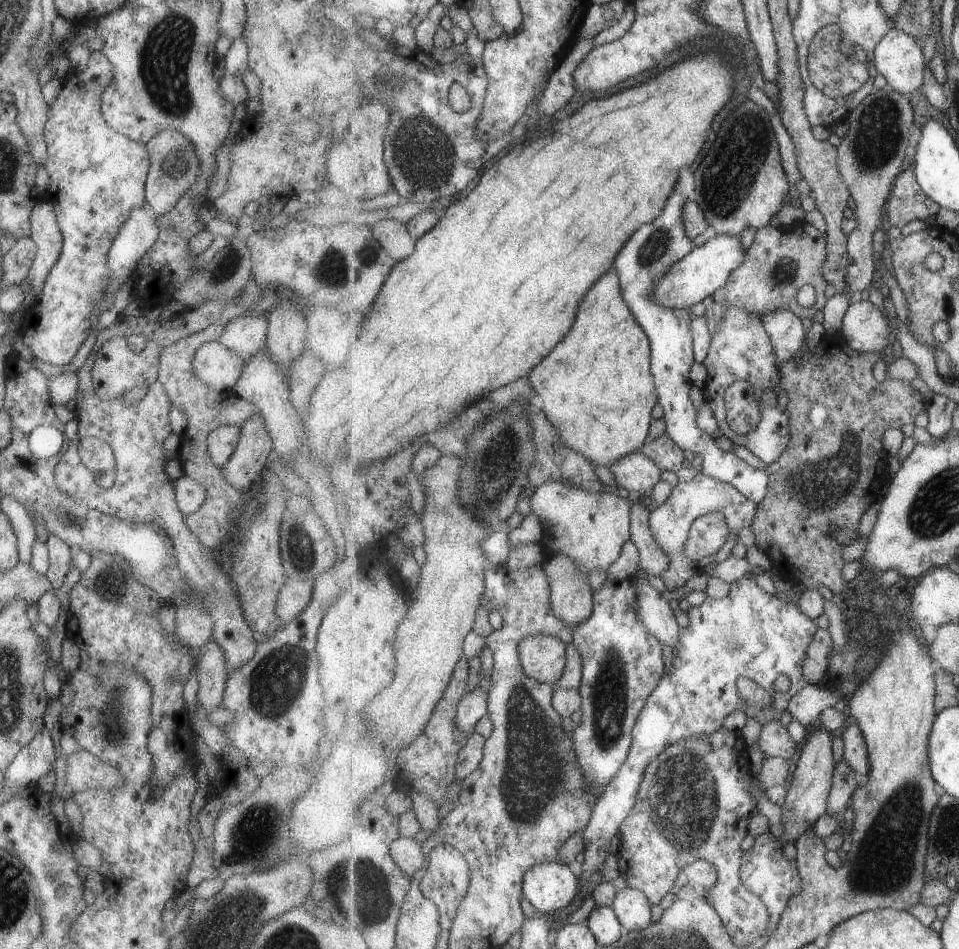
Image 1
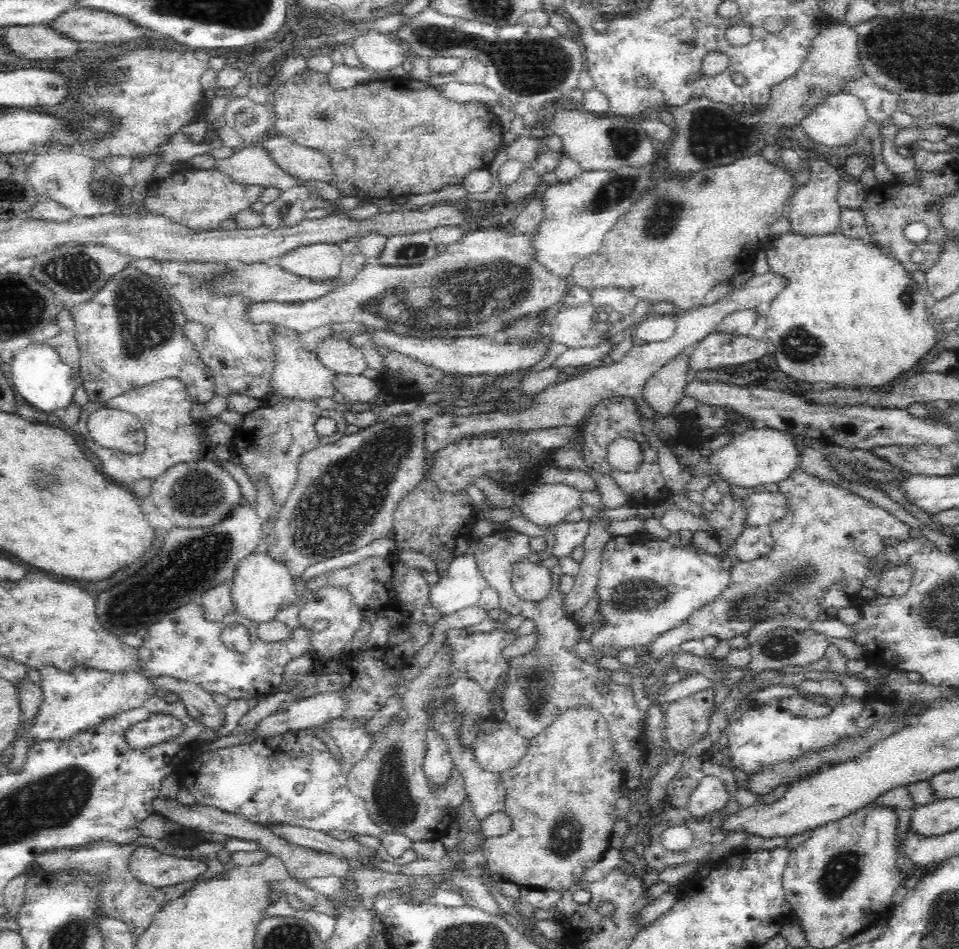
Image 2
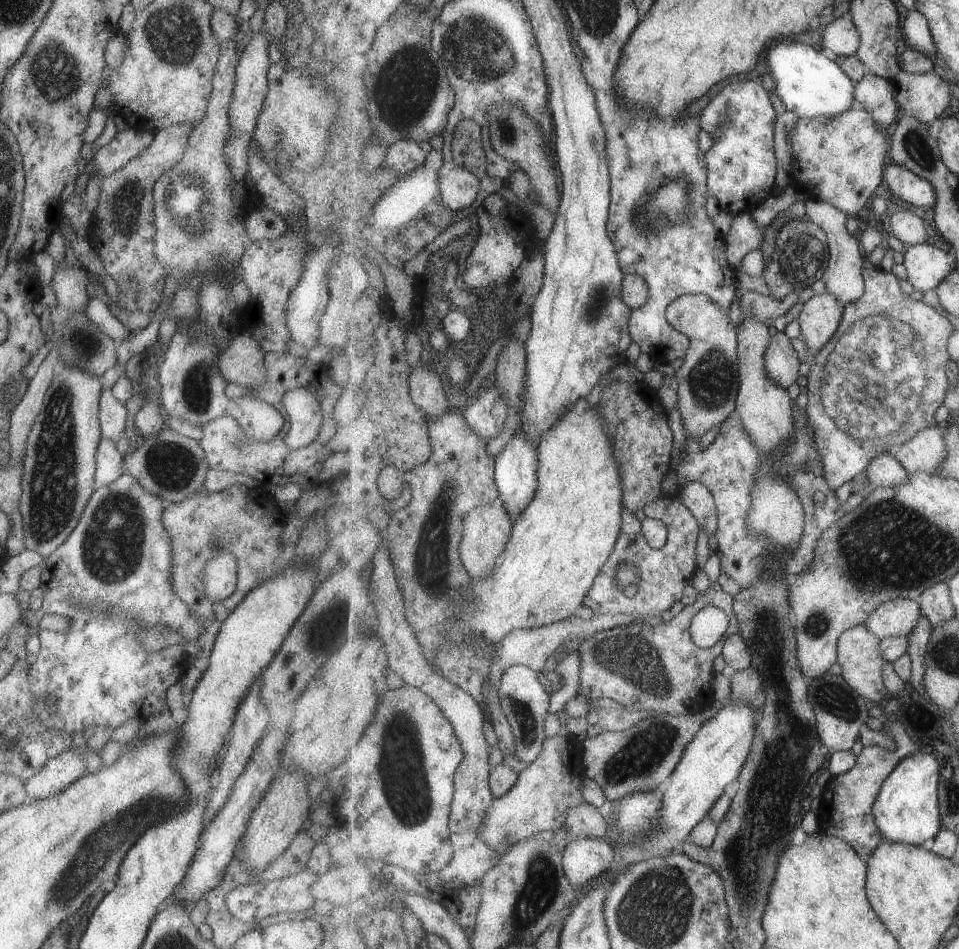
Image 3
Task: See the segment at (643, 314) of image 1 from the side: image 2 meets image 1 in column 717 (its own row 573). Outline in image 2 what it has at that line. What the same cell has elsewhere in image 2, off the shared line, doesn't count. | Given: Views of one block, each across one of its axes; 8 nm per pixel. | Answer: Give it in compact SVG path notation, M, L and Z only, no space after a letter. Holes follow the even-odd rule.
M473 554L456 557L444 572L432 578L428 601L444 617L467 607L478 607L478 609L484 609L484 611L501 607L497 592L486 583L484 578L481 578Z

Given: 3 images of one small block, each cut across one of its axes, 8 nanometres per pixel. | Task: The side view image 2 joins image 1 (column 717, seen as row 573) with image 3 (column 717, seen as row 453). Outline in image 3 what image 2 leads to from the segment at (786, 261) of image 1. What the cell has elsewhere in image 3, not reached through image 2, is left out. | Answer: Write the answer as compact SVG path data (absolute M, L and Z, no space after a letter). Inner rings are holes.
M689 293L677 298L667 311L668 321L679 332L685 333L691 341L690 349L680 369L674 373L678 381L678 407L689 440L700 438L715 427L720 427L738 405L738 394L741 386L738 354L738 326L731 322L727 312L713 298L701 293Z

